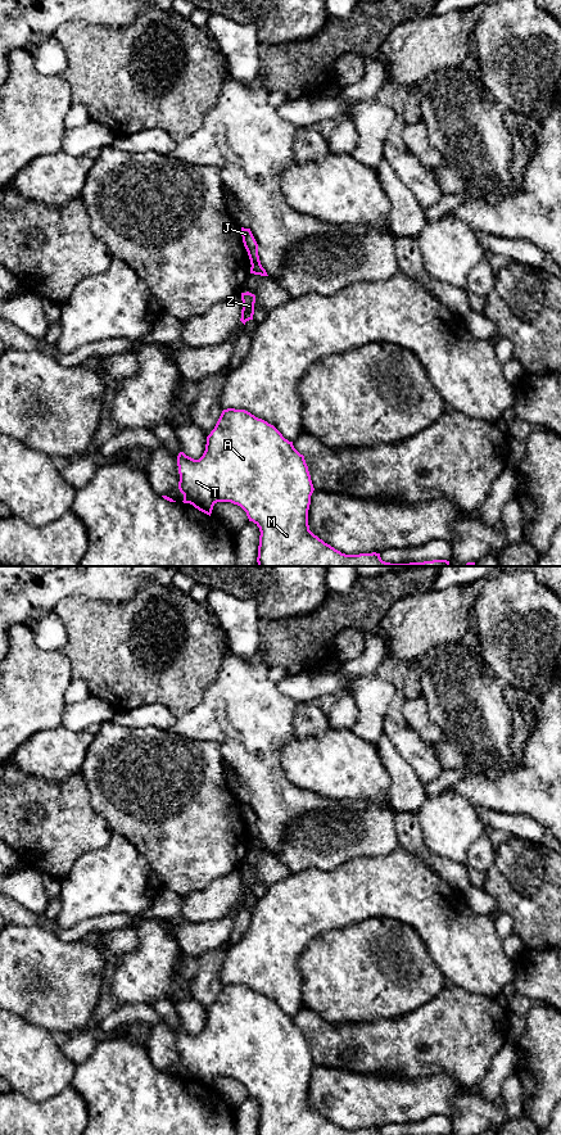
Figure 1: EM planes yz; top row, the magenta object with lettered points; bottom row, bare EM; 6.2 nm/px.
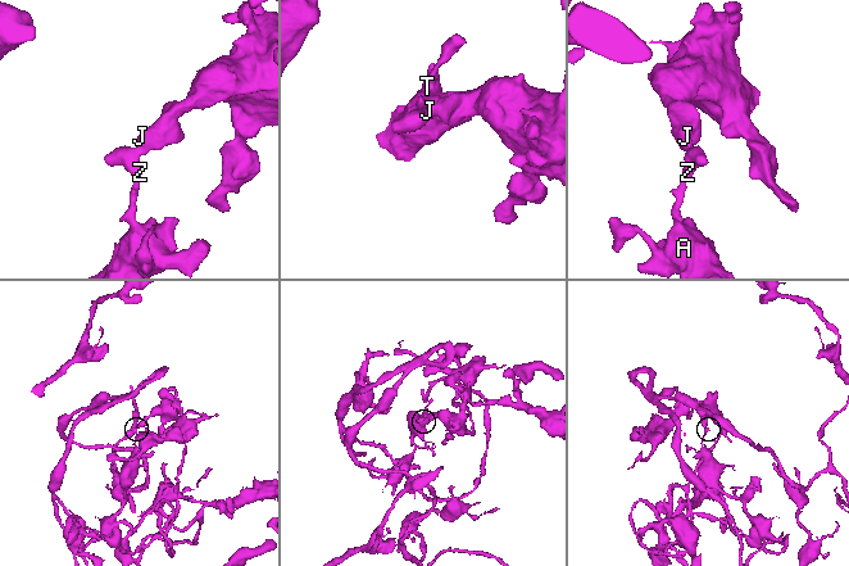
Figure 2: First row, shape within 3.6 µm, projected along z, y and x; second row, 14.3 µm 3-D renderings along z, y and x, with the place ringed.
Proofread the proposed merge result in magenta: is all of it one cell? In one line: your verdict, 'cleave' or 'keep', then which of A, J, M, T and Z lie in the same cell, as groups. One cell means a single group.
cleave | A M T Z / J

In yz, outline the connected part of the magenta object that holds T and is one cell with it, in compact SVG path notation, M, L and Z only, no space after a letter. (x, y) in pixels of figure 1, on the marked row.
M223 410L214 429L207 437L203 456L194 460L180 452L177 466L178 489L184 494L184 503L190 503L211 516L217 502L231 502L240 506L246 512L249 521L259 528L258 566L449 566L447 560L390 564L383 561L380 553L376 552L345 555L315 535L308 525L308 510L315 488L304 456L273 425L245 410Z

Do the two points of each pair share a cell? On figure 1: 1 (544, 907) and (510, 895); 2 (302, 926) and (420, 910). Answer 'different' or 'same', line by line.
1: same
2: same

